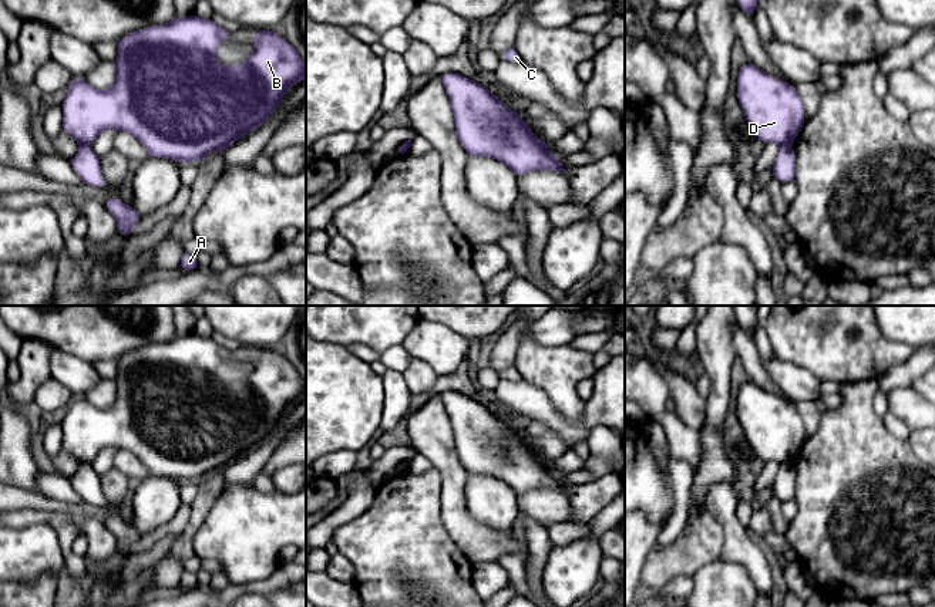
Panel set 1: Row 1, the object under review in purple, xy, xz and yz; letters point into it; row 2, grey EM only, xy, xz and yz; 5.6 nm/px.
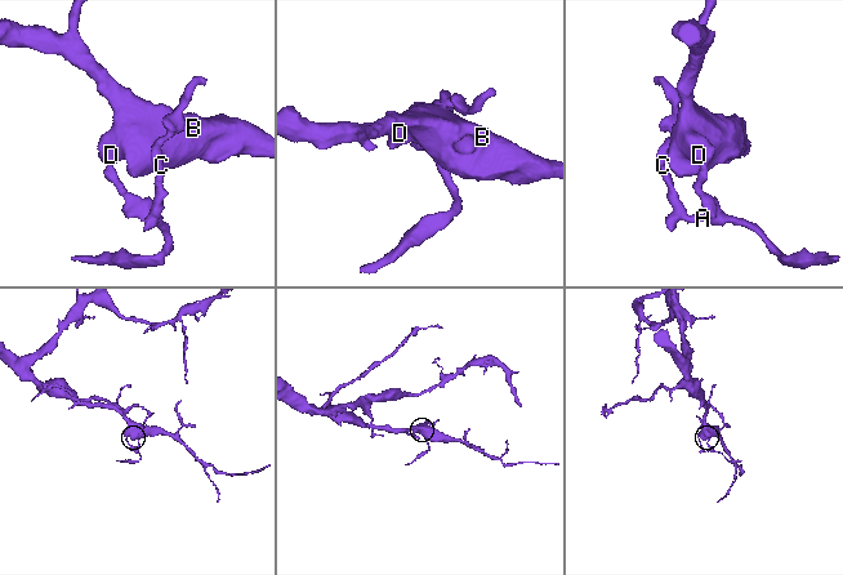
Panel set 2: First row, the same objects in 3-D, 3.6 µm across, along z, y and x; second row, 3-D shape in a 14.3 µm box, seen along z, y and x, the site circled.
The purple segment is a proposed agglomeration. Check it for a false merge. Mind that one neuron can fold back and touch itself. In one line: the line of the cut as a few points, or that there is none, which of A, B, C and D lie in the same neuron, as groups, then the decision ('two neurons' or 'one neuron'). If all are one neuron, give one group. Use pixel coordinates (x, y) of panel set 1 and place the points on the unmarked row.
cut in yz along (790, 461), (780, 465); A C / B D; two neurons

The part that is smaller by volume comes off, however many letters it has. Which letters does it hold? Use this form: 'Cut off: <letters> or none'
Cut off: A, C

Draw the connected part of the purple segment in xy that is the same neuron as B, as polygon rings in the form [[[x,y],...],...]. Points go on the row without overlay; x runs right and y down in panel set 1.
[[[195,333],[175,335],[172,340],[139,347],[125,353],[118,362],[115,399],[108,408],[95,408],[83,397],[74,397],[61,421],[63,449],[78,462],[91,465],[104,448],[130,451],[149,475],[175,480],[201,480],[208,472],[225,469],[248,451],[258,448],[279,425],[285,409],[306,397],[306,381],[297,368],[275,348],[253,348],[255,365],[243,382],[225,384],[216,375],[219,362],[232,351],[213,337]]]

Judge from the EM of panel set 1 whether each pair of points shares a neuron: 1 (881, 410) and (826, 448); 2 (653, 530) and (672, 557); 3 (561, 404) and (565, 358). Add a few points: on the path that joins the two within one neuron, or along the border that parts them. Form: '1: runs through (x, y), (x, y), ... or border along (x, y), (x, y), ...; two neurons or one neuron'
1: border along (877, 390), (874, 411), (881, 418); two neurons
2: border along (652, 548), (639, 579); two neurons
3: runs through (561, 393), (561, 370); one neuron

